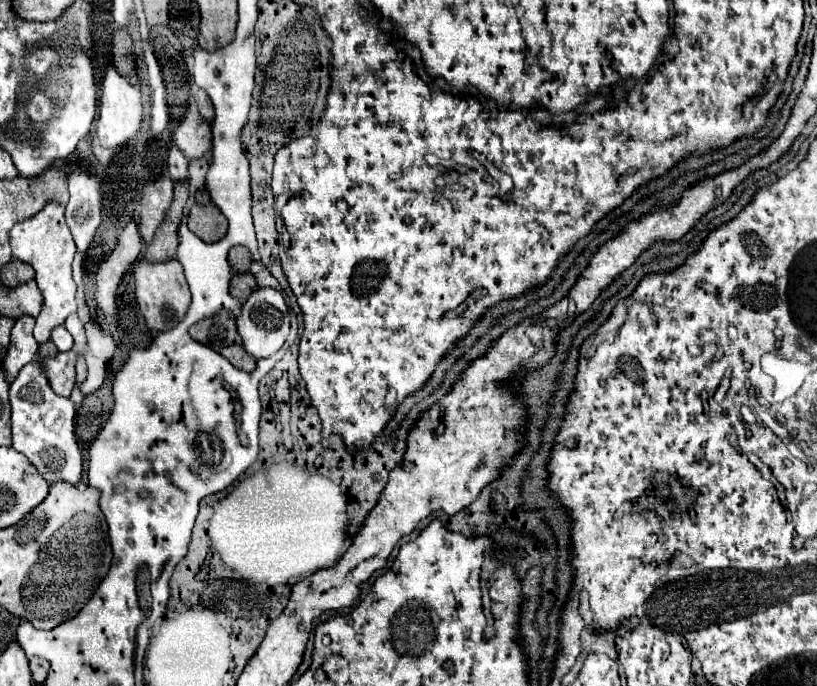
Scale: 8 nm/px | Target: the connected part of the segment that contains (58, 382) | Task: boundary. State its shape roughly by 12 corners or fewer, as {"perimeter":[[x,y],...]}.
{"perimeter":[[78,314],[64,322],[74,346],[46,358],[50,386],[70,396],[76,386],[76,358],[88,354],[88,340]]}

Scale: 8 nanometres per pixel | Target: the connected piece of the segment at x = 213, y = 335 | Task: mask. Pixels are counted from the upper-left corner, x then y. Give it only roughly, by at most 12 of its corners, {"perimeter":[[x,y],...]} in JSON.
{"perimeter":[[218,312],[190,336],[220,352],[236,340],[236,316]]}

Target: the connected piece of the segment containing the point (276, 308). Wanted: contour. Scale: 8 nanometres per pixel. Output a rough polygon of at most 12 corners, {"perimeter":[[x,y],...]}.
{"perimeter":[[274,288],[252,292],[238,316],[256,360],[284,346],[290,310]]}

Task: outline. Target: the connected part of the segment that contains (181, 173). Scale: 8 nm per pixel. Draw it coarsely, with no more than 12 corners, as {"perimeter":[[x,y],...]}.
{"perimeter":[[170,150],[168,172],[174,182],[188,174],[188,158],[180,150]]}

